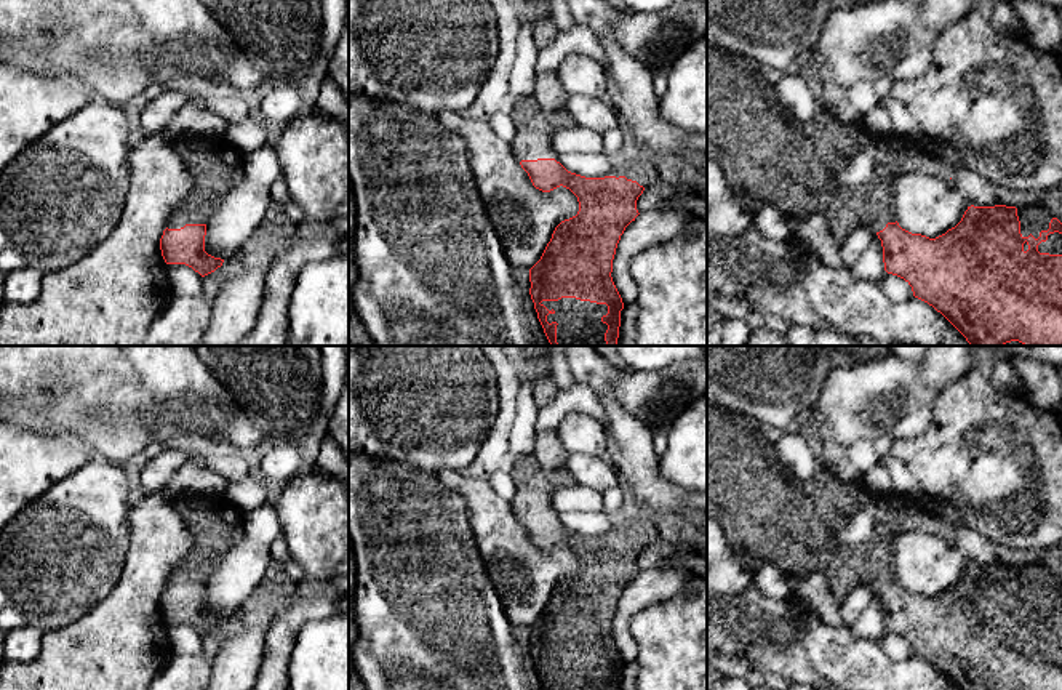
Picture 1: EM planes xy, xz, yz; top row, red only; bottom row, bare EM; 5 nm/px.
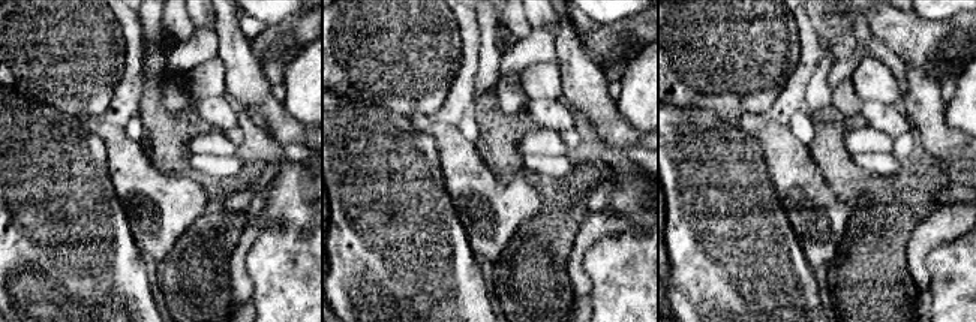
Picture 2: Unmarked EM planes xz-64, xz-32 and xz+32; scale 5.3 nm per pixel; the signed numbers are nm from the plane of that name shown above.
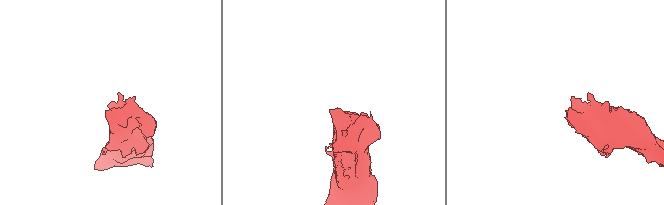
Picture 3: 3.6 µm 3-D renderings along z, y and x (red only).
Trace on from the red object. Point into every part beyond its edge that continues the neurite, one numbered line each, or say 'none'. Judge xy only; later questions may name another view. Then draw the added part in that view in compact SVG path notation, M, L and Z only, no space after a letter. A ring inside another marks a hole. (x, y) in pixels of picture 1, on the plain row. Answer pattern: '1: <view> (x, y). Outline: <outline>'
1: xy (215, 524). Outline: M186 495L173 503L194 538L194 548L174 568L168 588L206 583L230 548L242 540L245 514L224 495Z

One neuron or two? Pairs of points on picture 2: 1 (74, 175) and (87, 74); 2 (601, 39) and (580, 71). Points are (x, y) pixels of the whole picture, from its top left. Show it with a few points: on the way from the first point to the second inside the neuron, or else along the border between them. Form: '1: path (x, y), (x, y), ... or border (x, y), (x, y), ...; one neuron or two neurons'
1: border (45, 102), (78, 117); two neurons
2: border (574, 29), (582, 50), (601, 69); two neurons

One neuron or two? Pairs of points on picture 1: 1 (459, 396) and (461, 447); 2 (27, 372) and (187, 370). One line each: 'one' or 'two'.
1: one
2: one

